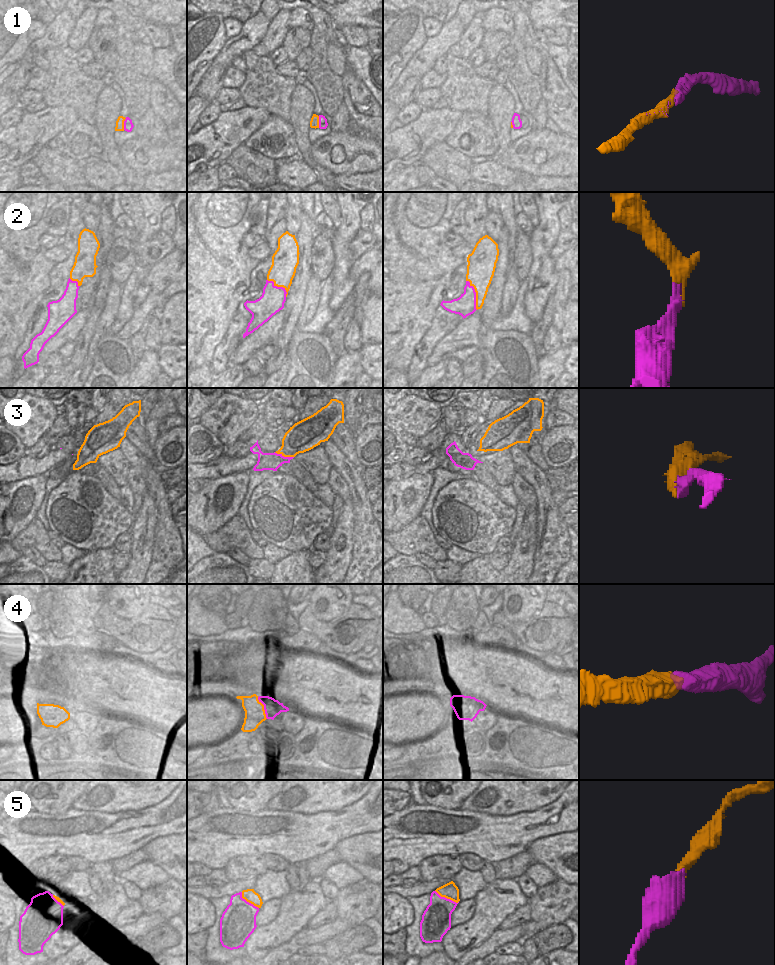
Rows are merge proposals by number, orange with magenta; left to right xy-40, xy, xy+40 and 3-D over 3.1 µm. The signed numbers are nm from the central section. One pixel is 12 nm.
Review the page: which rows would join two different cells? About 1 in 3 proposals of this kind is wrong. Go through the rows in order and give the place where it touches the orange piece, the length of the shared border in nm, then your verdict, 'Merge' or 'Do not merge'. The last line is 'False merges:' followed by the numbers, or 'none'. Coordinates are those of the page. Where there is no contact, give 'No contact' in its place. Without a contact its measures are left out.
1: Touches orange at xy-40 (123, 124). Shared border 150 nm. Merge
2: Touches orange at xy+40 (476, 294). Shared border 380 nm. Merge
3: Touches orange at xy (284, 456). Shared border 240 nm. Merge
4: Touches orange at xy (263, 708). Shared border 300 nm. Merge
5: Touches orange at xy+40 (447, 898). Shared border 320 nm. Merge
False merges: none

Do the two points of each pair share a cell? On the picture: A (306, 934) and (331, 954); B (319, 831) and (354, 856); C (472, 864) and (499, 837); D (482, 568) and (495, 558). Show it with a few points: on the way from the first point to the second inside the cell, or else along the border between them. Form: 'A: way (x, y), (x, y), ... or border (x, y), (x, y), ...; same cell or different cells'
A: border (334, 937), (323, 943); different cells
B: border (359, 834), (341, 839), (334, 848); different cells
C: border (458, 855), (473, 853), (483, 860); different cells
D: way (485, 568), (492, 561); same cell

